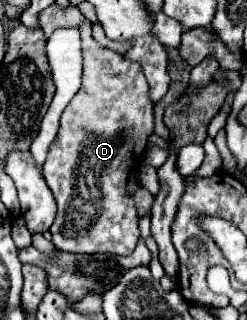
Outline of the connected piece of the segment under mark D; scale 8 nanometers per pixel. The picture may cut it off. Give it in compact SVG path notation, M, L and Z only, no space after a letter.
M81 20L79 30L83 40L83 86L63 110L57 138L53 140L43 166L43 178L57 200L57 218L51 226L53 244L57 250L71 254L129 256L141 238L133 194L139 188L135 168L139 168L139 162L143 162L147 138L153 134L153 104L149 102L149 84L141 74L141 66L121 58L121 54L97 44L91 38L89 20Z

